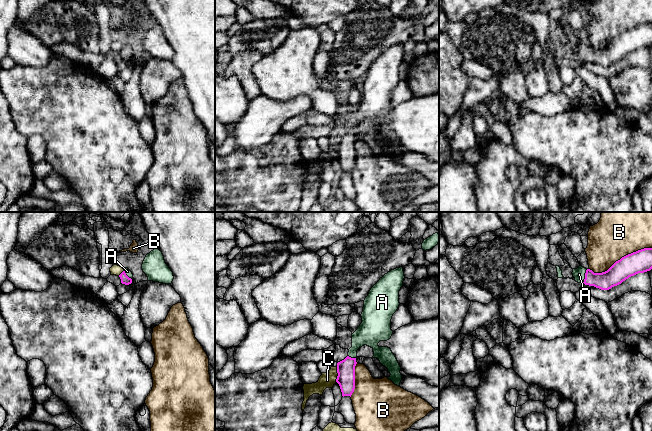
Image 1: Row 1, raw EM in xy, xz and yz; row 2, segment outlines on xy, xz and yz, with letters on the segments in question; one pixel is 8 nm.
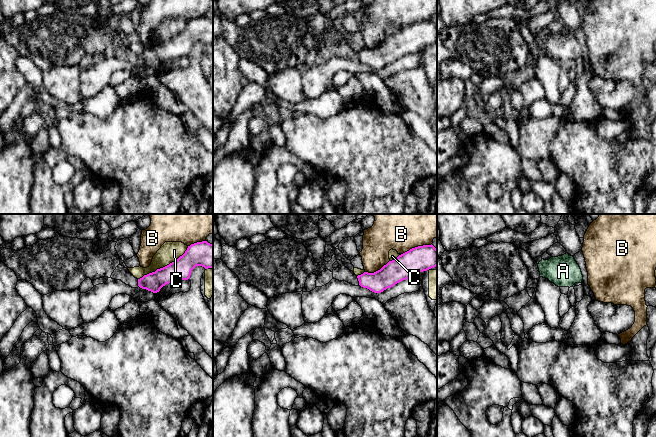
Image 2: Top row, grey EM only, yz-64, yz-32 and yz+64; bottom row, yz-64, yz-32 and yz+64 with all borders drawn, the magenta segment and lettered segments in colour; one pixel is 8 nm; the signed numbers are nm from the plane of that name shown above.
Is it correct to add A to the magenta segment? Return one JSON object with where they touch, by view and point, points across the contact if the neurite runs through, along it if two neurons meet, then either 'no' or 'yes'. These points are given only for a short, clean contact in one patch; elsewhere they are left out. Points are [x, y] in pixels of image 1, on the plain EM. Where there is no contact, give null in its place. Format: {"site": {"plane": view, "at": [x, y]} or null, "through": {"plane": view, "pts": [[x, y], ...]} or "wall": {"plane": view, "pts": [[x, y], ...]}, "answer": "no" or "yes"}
{"site": {"plane": "yz", "at": [585, 52]}, "through": {"plane": "yz", "pts": [[616, 50], [610, 54], [585, 52], [579, 50]]}, "answer": "yes"}

